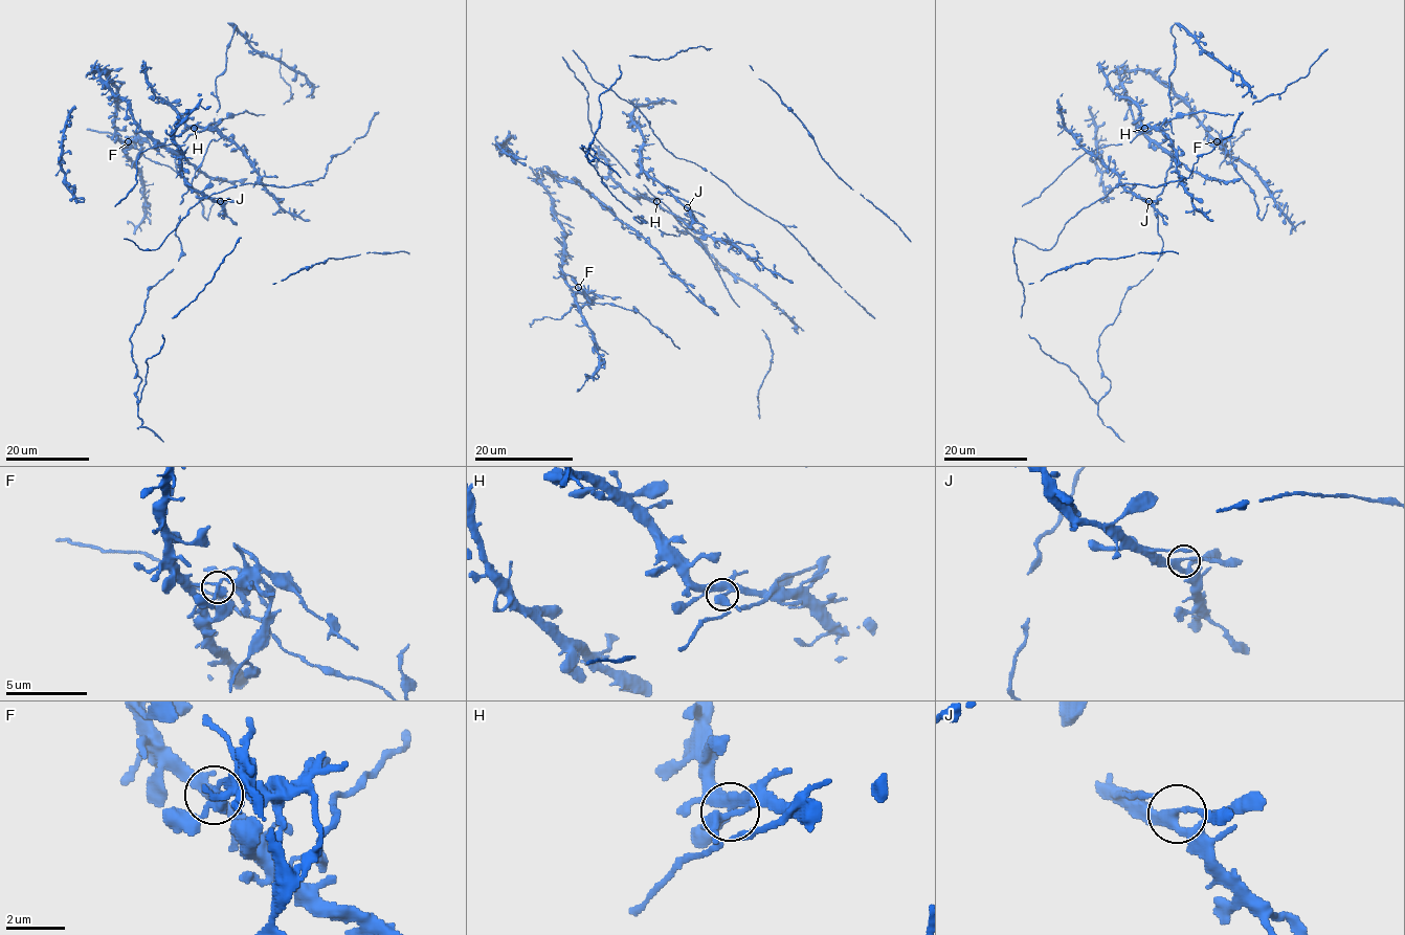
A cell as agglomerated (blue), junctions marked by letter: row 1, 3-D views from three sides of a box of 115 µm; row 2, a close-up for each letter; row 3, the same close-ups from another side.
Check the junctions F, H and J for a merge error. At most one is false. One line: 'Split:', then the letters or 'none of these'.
Split: F

